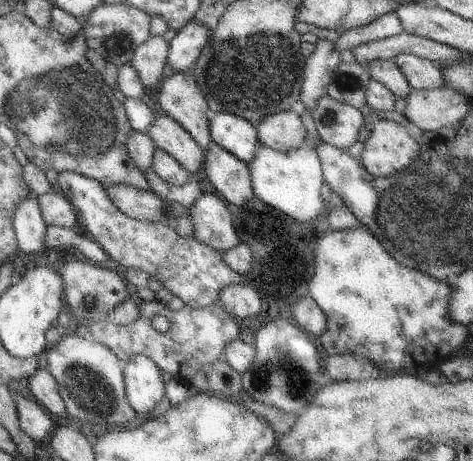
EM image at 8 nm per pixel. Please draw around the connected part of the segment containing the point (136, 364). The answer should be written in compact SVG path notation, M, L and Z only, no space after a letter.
M134 355L123 365L127 399L141 417L165 395L162 371L146 355Z

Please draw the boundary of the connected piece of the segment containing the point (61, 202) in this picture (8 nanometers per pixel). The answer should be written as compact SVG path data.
M56 188L39 196L39 205L47 226L73 227L79 229L79 220L70 203Z

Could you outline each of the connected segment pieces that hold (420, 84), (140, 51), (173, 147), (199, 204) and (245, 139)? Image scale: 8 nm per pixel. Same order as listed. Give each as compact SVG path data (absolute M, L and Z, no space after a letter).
M400 53L392 59L408 79L413 90L435 89L443 86L440 66L412 53Z
M163 35L151 36L136 49L130 63L137 68L138 76L145 88L159 83L167 64L168 53L169 42Z
M168 115L154 117L147 133L157 149L173 156L188 172L194 175L205 162L205 151L192 138L192 135Z
M205 191L190 208L193 237L199 243L218 249L221 253L240 243L226 202L216 194Z
M214 112L210 114L211 142L215 142L249 164L260 147L257 128L241 116Z

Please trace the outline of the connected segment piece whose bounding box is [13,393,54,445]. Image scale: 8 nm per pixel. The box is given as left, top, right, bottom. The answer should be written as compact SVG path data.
M20 393L13 396L13 399L16 402L21 429L36 442L47 444L54 430L52 419L50 419L51 414L48 414L38 403L26 399L23 395L20 396Z

